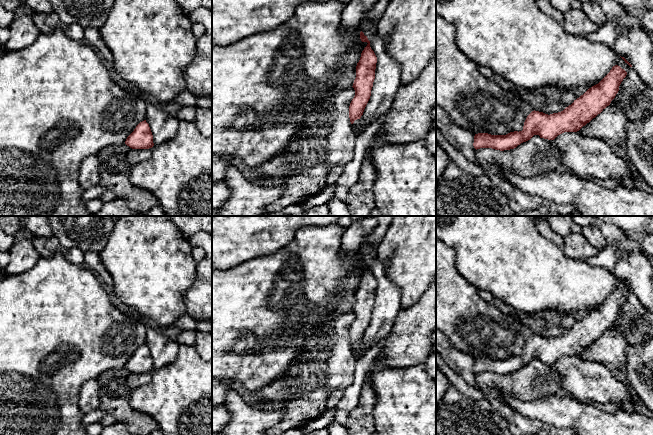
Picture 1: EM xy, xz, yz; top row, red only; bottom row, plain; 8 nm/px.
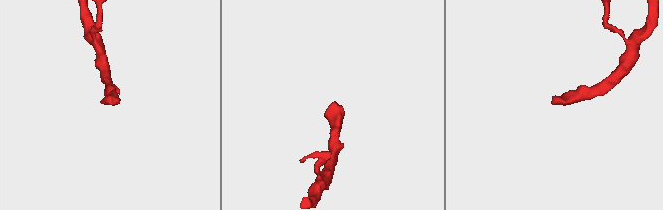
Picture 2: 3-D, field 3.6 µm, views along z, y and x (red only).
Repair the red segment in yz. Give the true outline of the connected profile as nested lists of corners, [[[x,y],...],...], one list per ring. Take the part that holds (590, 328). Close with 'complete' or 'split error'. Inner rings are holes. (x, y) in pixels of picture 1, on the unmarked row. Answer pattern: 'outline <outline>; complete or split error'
outline [[[615,289],[598,308],[589,312],[563,335],[548,339],[534,334],[527,340],[522,355],[506,359],[478,357],[474,360],[473,370],[476,374],[492,372],[504,375],[516,372],[534,359],[554,364],[564,356],[577,356],[610,329],[626,299],[624,293]]]; complete

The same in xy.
outline [[[146,344],[140,346],[127,361],[125,368],[132,373],[149,373],[154,370],[153,359]]]; complete

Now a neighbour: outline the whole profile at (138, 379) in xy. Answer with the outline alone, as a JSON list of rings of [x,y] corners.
[[[126,368],[104,371],[97,377],[100,385],[99,409],[112,414],[115,422],[123,423],[133,435],[149,435],[158,430],[158,423],[150,415],[130,405],[133,392],[151,379],[152,372],[132,373]]]

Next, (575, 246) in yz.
[[[581,233],[566,235],[561,249],[567,257],[575,260],[586,260],[600,252],[600,249],[592,246]]]

